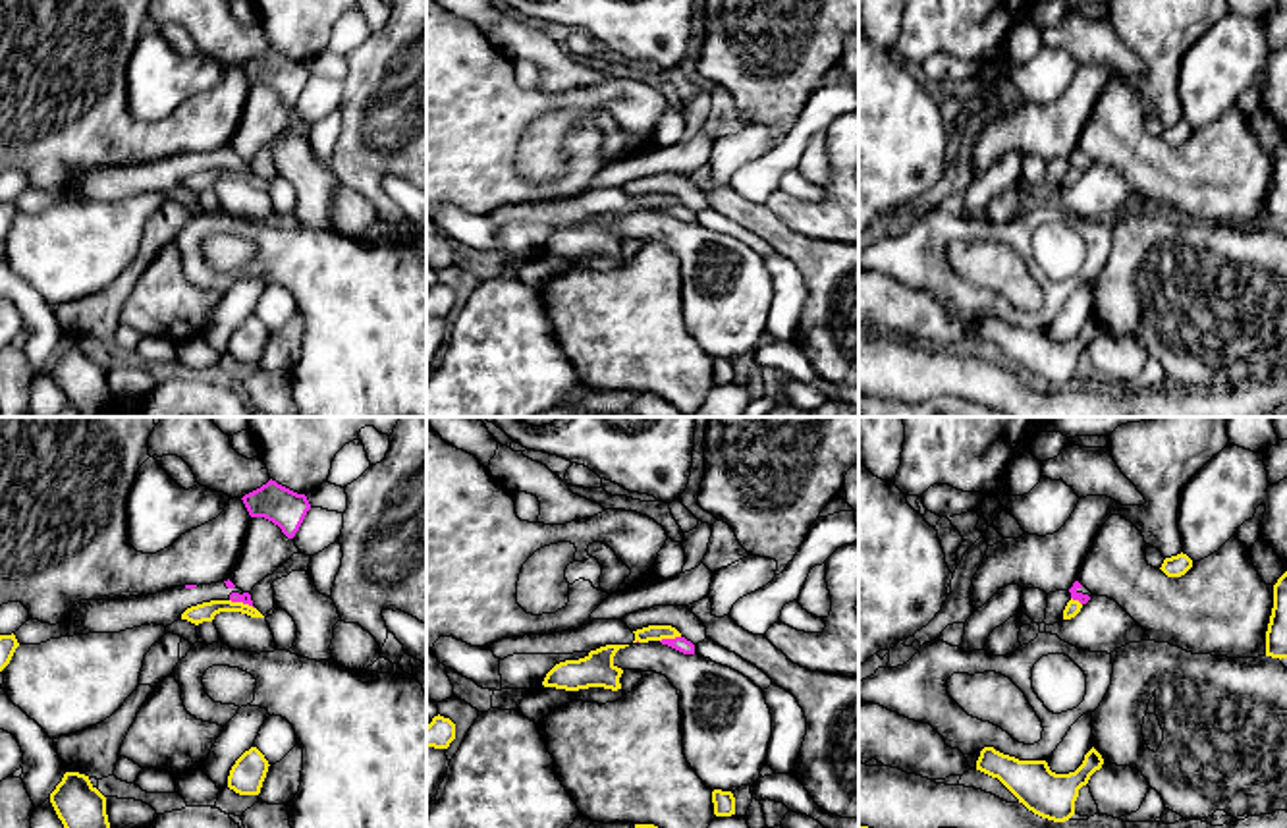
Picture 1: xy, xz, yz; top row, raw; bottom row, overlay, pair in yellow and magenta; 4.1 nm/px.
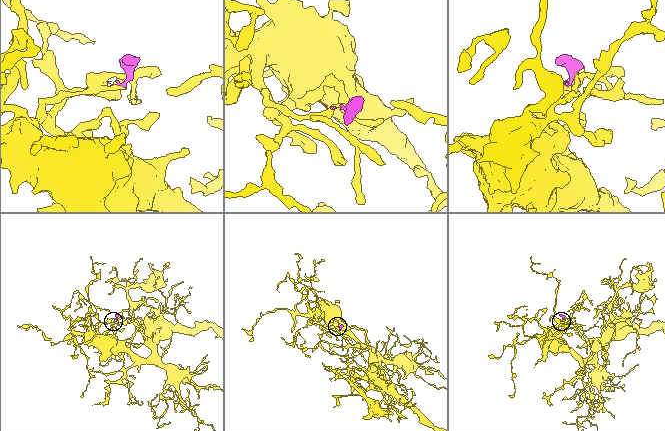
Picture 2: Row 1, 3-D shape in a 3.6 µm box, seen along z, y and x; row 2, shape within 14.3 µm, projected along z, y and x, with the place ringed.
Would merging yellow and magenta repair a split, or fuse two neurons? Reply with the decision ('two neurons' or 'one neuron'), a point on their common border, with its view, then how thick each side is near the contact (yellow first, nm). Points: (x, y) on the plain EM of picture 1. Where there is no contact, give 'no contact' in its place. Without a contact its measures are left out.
two neurons; meets yellow in xz at (670, 205); 60 nm thick on the yellow side, 60 nm on the other

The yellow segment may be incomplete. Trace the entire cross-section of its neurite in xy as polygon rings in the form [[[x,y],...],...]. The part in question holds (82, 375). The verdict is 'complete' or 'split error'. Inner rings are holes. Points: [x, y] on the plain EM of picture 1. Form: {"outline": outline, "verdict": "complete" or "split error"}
{"outline": [[[66,340],[50,361],[50,371],[66,396],[66,405],[75,407],[83,417],[98,417],[110,403],[106,365],[89,344]]], "verdict": "complete"}

